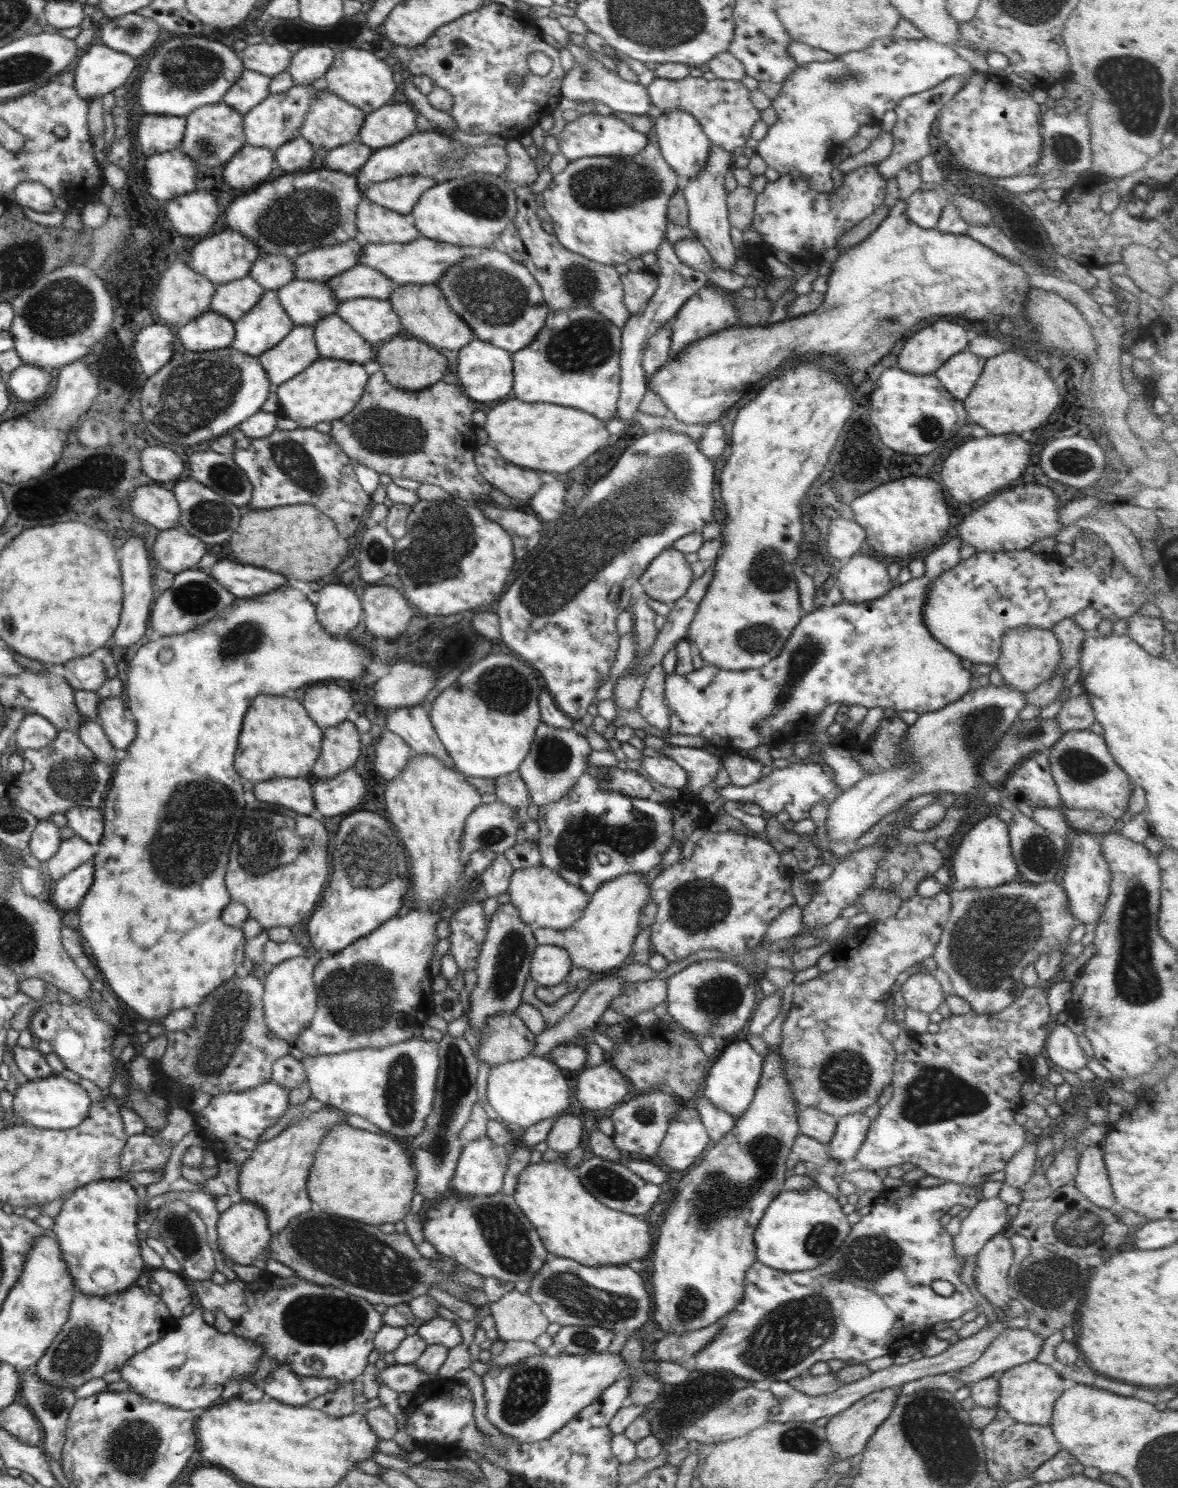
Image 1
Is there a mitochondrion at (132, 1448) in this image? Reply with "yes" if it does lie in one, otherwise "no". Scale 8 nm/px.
yes

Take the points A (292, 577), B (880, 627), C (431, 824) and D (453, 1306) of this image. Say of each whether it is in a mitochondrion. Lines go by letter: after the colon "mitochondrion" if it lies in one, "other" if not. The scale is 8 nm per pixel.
A: other
B: other
C: other
D: other

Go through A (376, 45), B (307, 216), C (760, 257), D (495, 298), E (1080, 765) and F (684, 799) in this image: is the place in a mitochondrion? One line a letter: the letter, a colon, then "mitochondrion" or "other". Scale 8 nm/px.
A: other
B: mitochondrion
C: other
D: mitochondrion
E: mitochondrion
F: other

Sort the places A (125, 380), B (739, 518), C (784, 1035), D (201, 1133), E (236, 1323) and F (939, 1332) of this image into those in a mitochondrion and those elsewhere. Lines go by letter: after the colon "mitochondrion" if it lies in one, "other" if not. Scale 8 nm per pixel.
A: other
B: other
C: other
D: other
E: other
F: other

